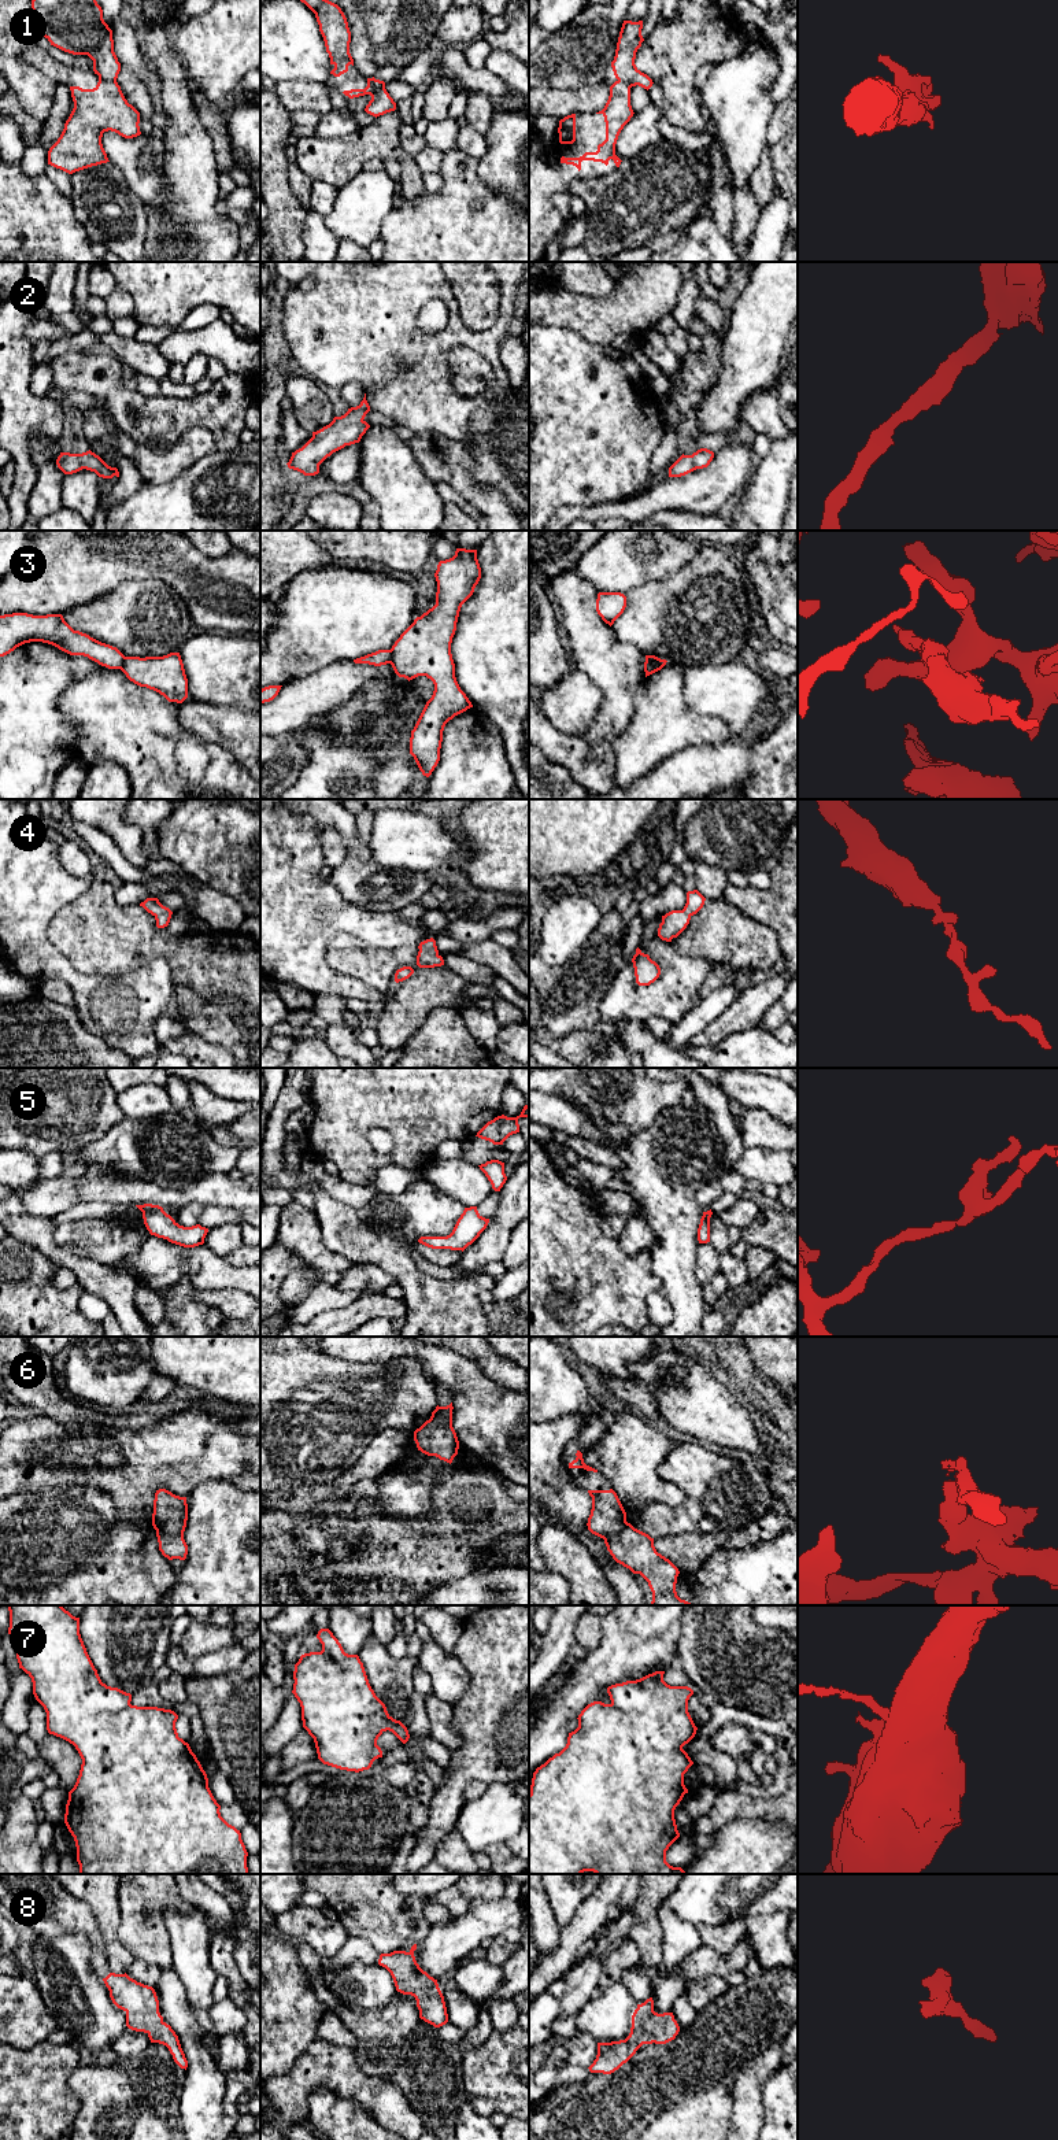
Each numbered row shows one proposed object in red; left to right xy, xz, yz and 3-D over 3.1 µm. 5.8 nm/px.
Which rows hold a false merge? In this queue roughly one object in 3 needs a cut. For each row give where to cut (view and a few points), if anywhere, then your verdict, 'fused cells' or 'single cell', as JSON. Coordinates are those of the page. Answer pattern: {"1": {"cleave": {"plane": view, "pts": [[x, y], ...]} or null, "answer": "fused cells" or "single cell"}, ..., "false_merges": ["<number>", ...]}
{"1": {"cleave": {"plane": "xy", "pts": [[99, 77], [115, 81]]}, "answer": "fused cells"}, "2": {"cleave": null, "answer": "single cell"}, "3": {"cleave": {"plane": "xz", "pts": [[389, 650], [391, 662]]}, "answer": "fused cells"}, "4": {"cleave": null, "answer": "single cell"}, "5": {"cleave": null, "answer": "single cell"}, "6": {"cleave": {"plane": "xy", "pts": [[156, 1530], [182, 1536]]}, "answer": "fused cells"}, "7": {"cleave": null, "answer": "single cell"}, "8": {"cleave": null, "answer": "single cell"}, "false_merges": ["1", "3", "6"]}

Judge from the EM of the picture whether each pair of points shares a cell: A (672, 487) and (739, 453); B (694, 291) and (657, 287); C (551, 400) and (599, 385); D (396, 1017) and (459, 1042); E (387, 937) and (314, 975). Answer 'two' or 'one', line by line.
A: one
B: two
C: one
D: two
E: one

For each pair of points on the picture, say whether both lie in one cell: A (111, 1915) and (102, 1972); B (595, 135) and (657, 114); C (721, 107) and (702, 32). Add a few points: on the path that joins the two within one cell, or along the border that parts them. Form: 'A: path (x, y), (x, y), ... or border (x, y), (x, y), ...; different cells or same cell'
A: border (97, 1919), (108, 1967), (124, 1974); different cells
B: border (633, 113), (618, 136), (616, 144), (617, 156); different cells
C: border (737, 54), (717, 63); different cells

